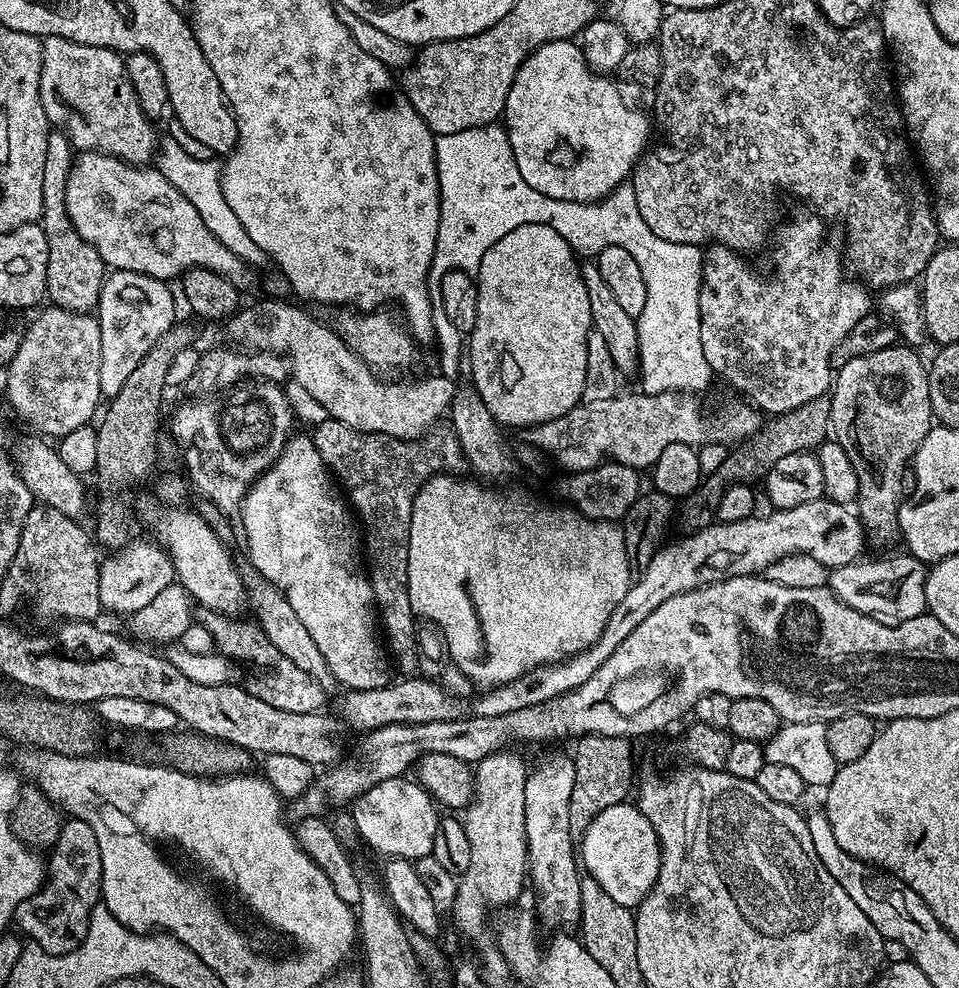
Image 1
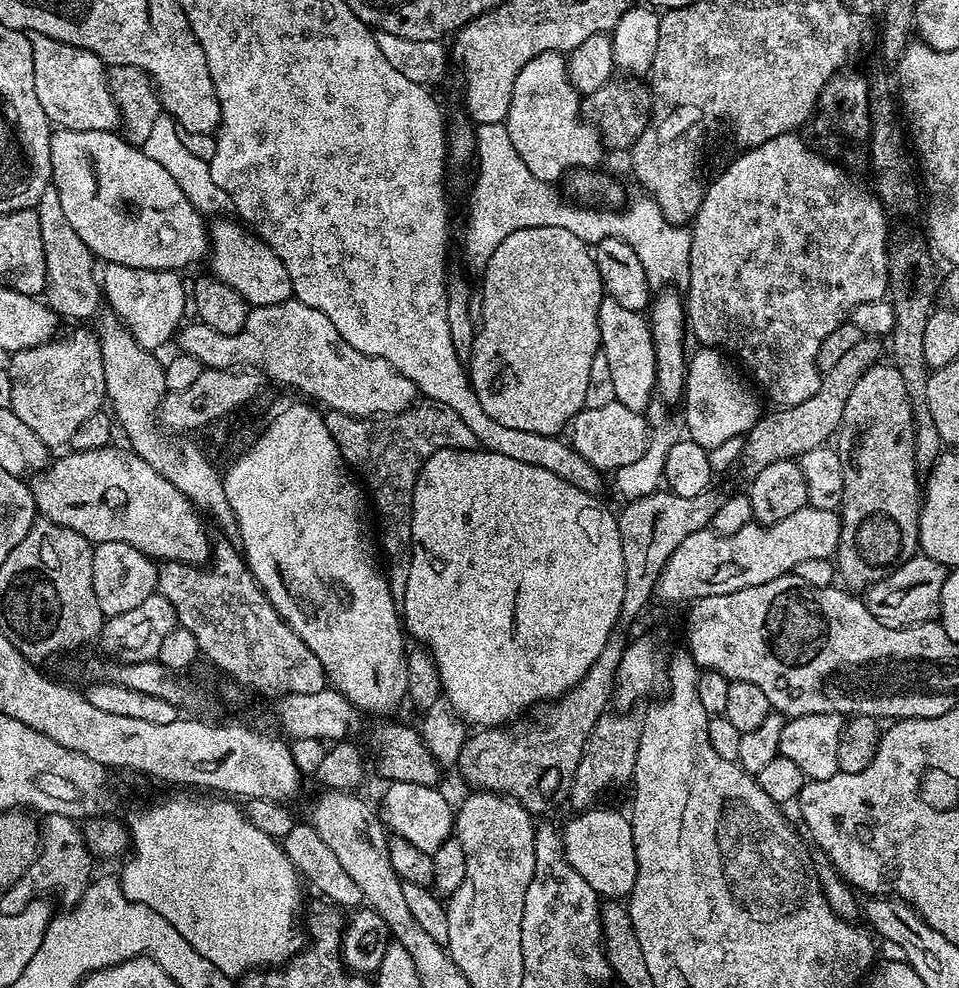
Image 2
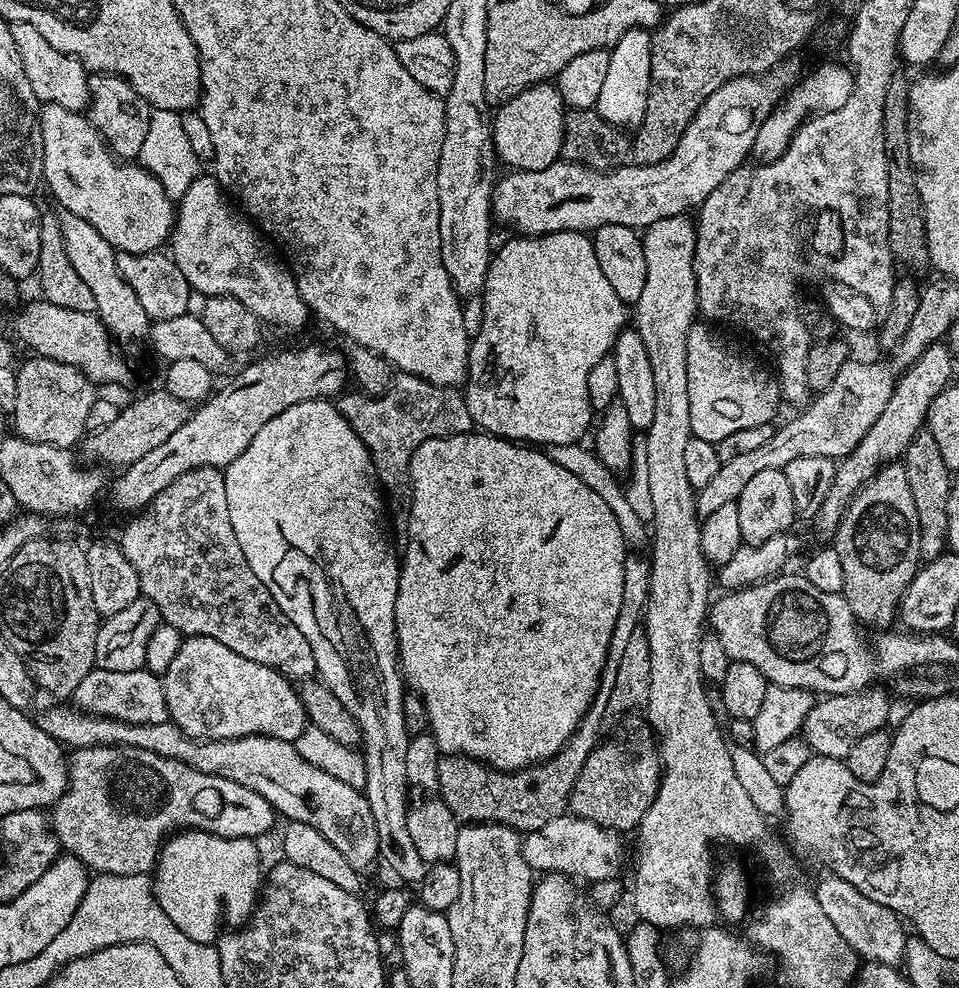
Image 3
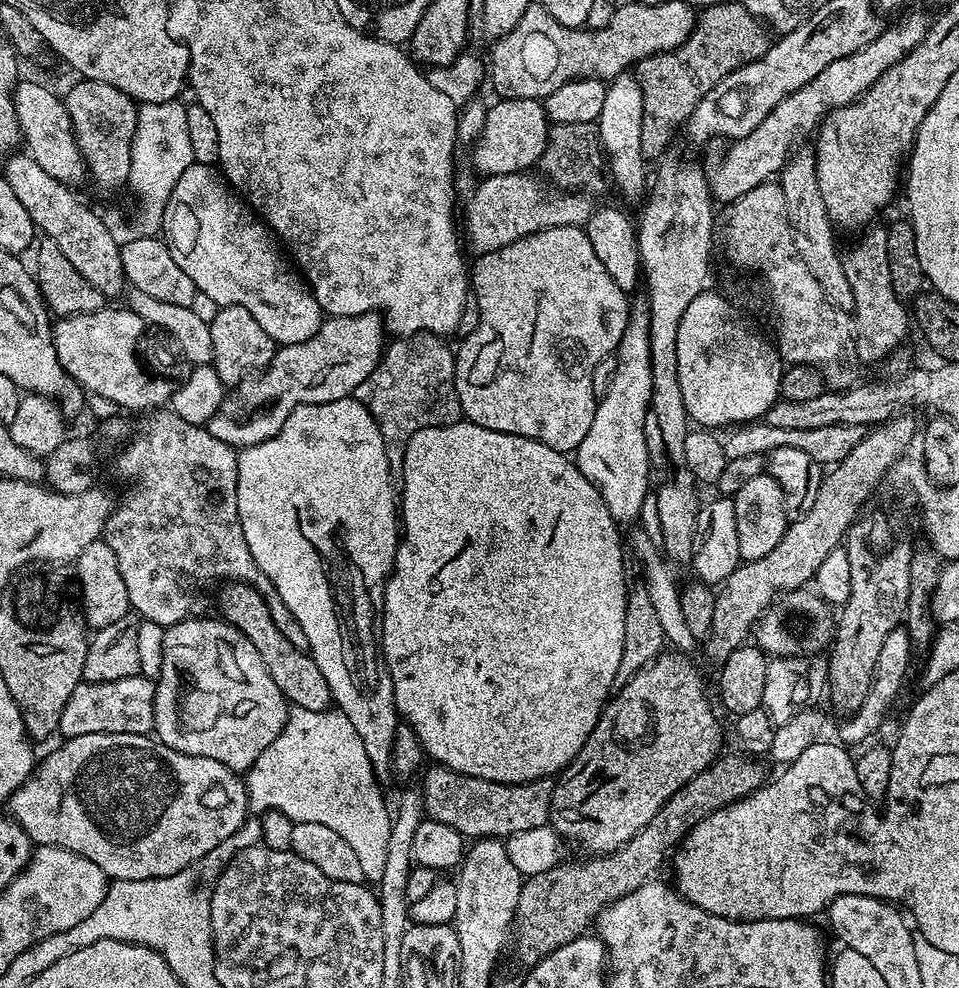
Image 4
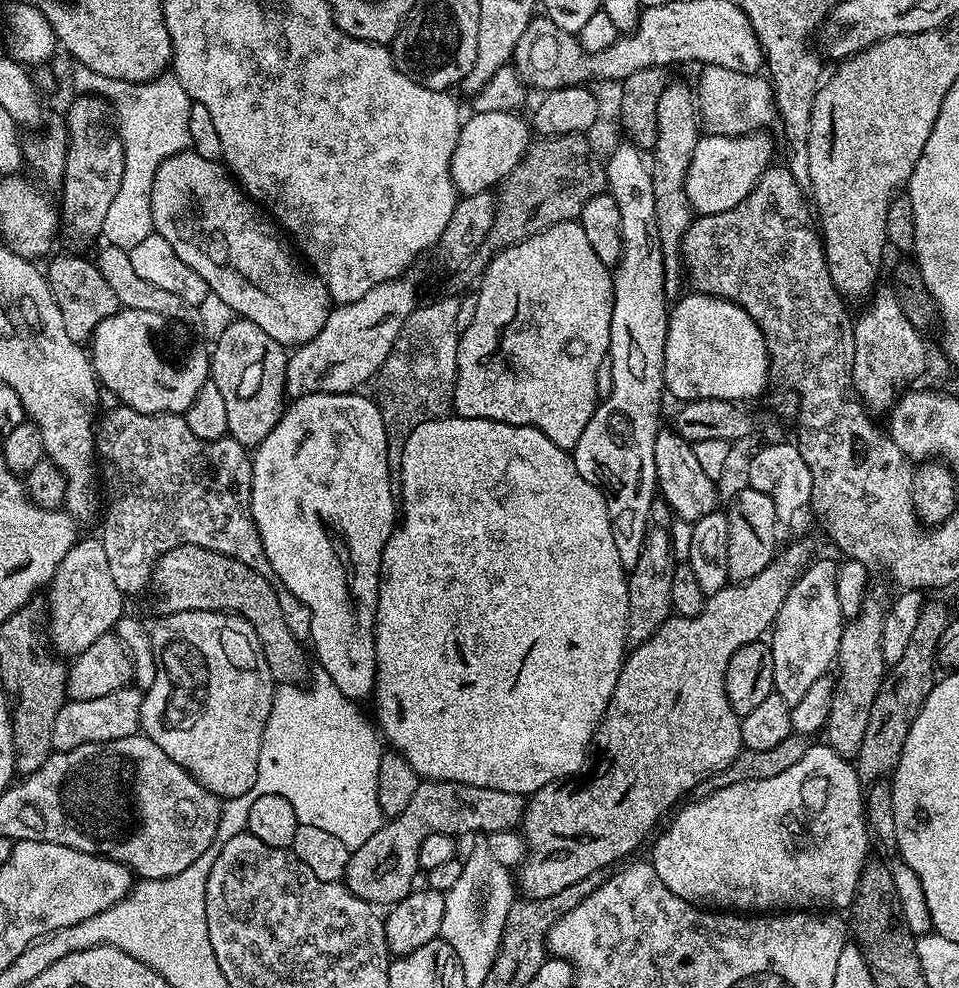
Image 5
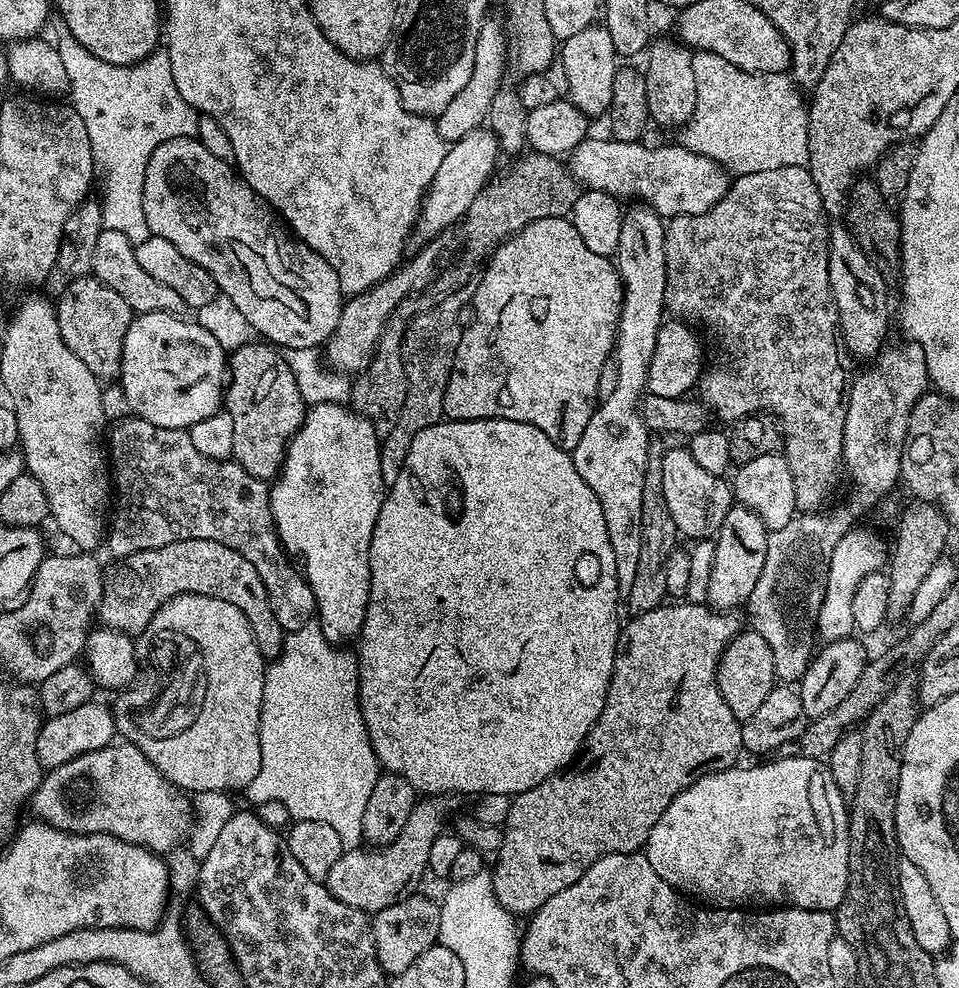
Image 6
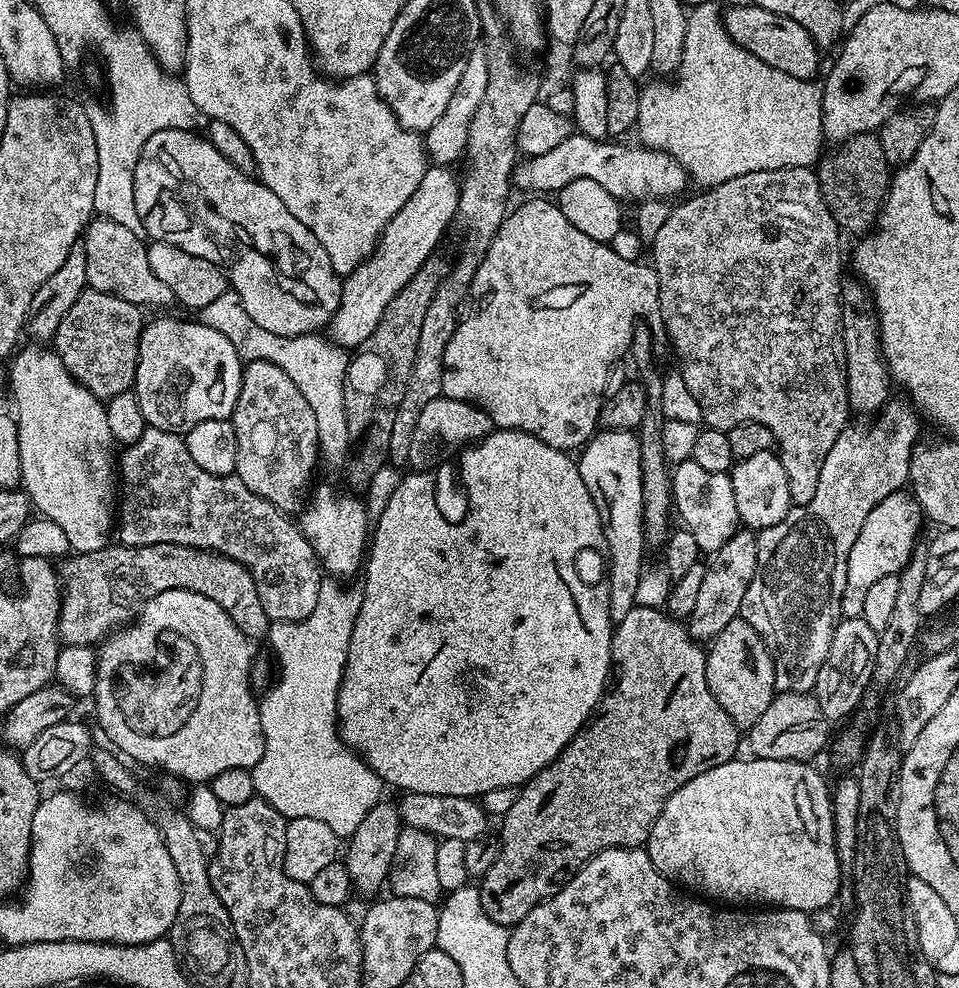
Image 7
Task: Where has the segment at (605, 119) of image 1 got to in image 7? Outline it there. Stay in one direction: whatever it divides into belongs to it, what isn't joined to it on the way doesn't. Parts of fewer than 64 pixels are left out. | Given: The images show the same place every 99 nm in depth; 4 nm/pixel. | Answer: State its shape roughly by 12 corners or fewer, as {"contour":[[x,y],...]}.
{"contour":[[429,166],[343,277],[330,340],[360,347],[456,219],[460,180]]}

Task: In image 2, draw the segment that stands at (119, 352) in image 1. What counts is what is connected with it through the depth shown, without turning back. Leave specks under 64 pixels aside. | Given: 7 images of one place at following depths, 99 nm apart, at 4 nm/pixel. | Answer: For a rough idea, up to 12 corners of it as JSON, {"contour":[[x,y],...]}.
{"contour":[[105,263],[102,296],[149,350],[177,335],[179,271]]}

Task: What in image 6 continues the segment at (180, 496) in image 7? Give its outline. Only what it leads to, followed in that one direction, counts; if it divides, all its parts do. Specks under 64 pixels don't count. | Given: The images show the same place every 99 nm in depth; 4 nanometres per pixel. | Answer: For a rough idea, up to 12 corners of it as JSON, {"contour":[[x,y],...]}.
{"contour":[[111,425],[116,558],[202,538],[242,554],[285,633],[316,616],[269,485],[187,431]]}

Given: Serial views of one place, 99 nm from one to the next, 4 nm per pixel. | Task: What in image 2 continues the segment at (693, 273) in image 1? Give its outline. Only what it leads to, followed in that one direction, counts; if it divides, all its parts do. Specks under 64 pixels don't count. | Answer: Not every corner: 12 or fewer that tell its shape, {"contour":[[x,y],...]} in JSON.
{"contour":[[503,123],[474,135],[464,256],[514,230],[622,238],[649,285],[687,277],[692,233],[651,199],[621,212],[559,200]]}

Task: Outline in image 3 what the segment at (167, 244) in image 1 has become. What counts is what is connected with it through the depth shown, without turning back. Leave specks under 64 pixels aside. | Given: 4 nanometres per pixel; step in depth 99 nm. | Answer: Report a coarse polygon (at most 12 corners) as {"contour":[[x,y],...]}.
{"contour":[[39,113],[43,181],[117,251],[171,237],[176,209],[83,113]]}

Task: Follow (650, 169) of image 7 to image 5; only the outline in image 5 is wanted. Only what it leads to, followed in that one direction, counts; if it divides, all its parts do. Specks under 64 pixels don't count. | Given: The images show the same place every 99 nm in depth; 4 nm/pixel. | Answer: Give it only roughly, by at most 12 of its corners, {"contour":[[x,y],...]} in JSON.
{"contour":[[767,131],[701,135],[684,189],[696,216],[734,210],[773,163]]}

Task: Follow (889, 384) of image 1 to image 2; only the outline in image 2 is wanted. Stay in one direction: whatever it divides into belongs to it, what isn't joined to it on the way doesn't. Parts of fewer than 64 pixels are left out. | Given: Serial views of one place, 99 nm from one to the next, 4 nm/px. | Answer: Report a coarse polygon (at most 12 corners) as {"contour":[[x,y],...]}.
{"contour":[[854,382],[834,557],[867,590],[917,555],[922,484],[905,383]]}

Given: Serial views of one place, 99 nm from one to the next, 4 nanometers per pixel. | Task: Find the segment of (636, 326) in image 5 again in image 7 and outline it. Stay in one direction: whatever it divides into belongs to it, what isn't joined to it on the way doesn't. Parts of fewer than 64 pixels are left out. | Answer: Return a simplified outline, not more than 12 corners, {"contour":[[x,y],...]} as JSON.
{"contour":[[635,431],[579,449],[602,522],[610,618],[637,607],[646,567]]}

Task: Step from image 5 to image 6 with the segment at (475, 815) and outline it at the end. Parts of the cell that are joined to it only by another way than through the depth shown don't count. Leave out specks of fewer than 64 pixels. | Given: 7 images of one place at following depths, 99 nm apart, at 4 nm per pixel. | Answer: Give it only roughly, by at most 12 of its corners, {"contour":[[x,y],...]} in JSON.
{"contour":[[447,795],[417,799],[394,842],[330,866],[338,902],[375,914],[417,891]]}

